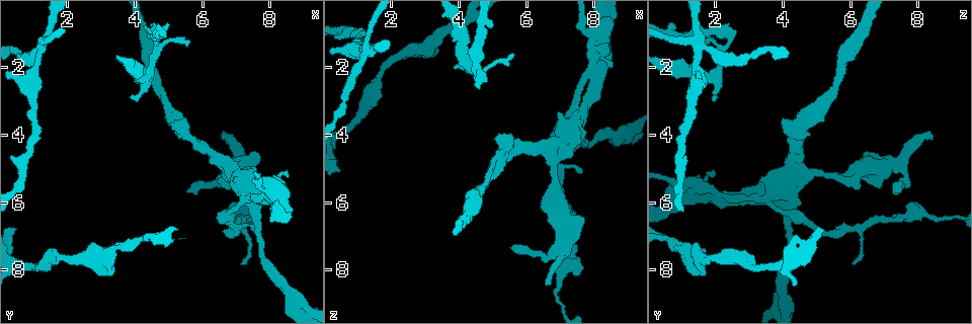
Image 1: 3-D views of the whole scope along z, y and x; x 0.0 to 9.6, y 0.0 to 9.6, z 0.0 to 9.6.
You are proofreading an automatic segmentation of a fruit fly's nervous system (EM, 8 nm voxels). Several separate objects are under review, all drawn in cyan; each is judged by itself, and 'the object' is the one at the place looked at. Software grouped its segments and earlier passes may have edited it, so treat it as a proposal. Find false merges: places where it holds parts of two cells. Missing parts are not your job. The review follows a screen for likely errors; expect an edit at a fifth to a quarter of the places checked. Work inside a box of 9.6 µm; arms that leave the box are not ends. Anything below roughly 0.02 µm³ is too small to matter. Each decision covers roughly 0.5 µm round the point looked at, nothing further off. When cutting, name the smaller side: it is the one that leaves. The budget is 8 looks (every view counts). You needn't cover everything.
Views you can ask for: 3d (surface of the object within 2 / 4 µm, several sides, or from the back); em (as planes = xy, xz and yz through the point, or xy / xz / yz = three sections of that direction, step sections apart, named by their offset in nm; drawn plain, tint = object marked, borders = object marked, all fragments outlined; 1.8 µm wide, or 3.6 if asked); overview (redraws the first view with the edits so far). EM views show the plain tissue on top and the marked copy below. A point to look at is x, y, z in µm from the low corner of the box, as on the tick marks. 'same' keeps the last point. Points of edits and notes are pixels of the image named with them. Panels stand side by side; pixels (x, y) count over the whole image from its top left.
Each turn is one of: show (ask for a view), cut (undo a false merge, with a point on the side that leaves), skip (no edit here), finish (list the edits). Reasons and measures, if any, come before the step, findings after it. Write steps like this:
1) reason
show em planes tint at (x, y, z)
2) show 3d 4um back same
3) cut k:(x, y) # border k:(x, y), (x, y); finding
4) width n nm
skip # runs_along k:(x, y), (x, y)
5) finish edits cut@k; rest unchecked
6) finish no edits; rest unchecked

two arms at a narrow angle
show 3d 4um at (6.90, 5.25, 6.05)

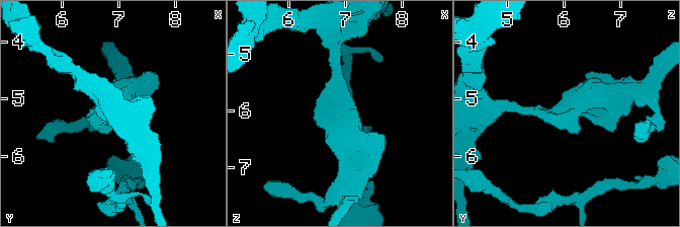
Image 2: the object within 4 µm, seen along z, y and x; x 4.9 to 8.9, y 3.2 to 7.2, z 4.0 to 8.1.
arms 3; arm_widths 160, 340, 380 nm
show em xy step 8 tint at (6.85, 5.25, 6.00)

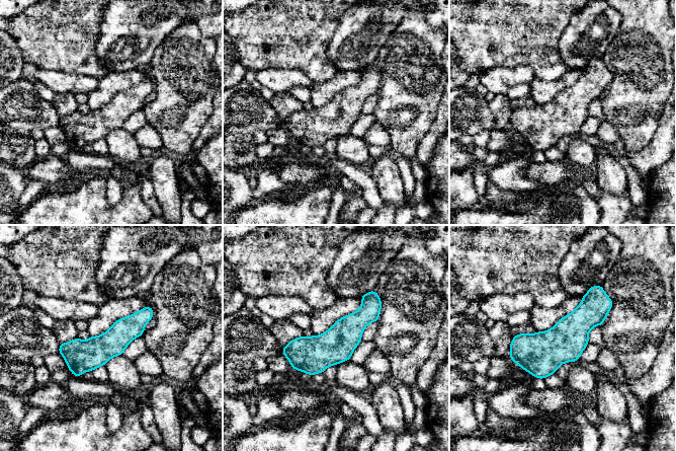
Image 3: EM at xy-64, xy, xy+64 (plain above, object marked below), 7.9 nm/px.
skip # runs_along 3:(373, 294), (329, 349), (293, 364); one cell here

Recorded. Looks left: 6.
narrows sharply
show em 3.6um xy step 16 tint at (7.40, 5.75, 3.60)

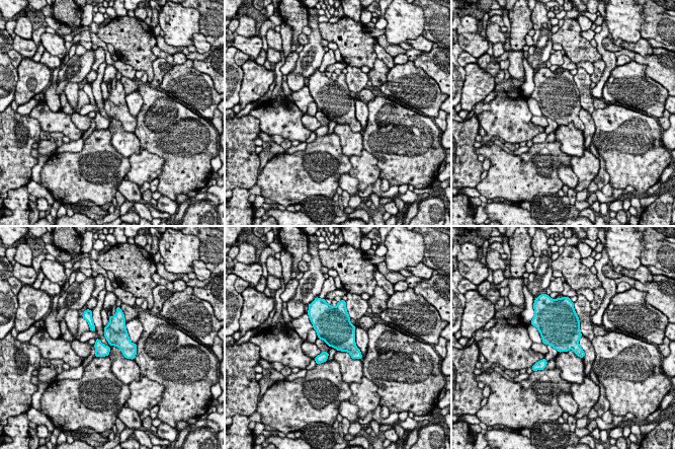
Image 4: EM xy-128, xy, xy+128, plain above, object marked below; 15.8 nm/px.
cut it another way
show em 3.6um planes tint same

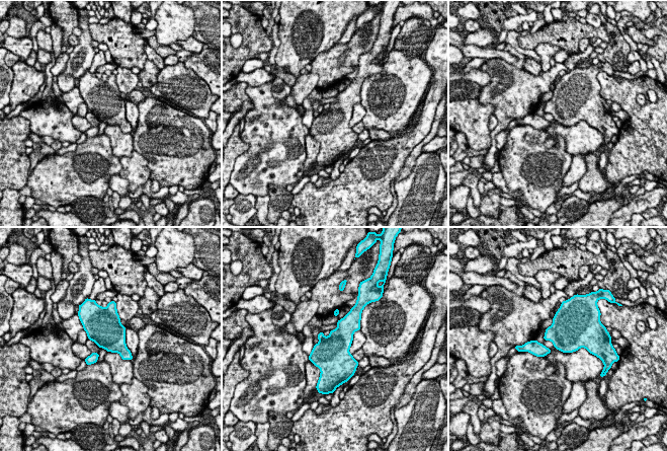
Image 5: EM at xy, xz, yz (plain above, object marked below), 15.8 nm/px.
skip # continuous, no second cell

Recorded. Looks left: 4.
looks like a crossing
show em planes tint at (8.25, 5.65, 1.05)

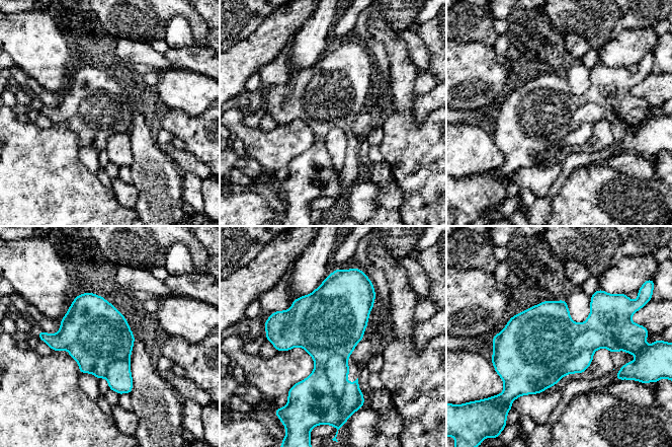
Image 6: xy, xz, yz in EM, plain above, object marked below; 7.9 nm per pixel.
skip # continuous, no second cell

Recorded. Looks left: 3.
sharp bend
show 3d 4um back at (4.60, 1.05, 2.15)

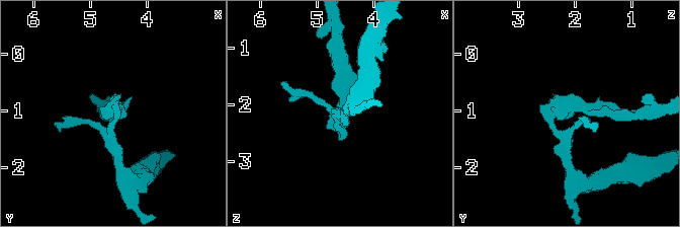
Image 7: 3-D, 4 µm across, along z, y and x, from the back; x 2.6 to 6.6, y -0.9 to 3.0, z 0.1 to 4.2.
now the EM
show em 3.6um planes borders at (4.55, 1.05, 2.25)

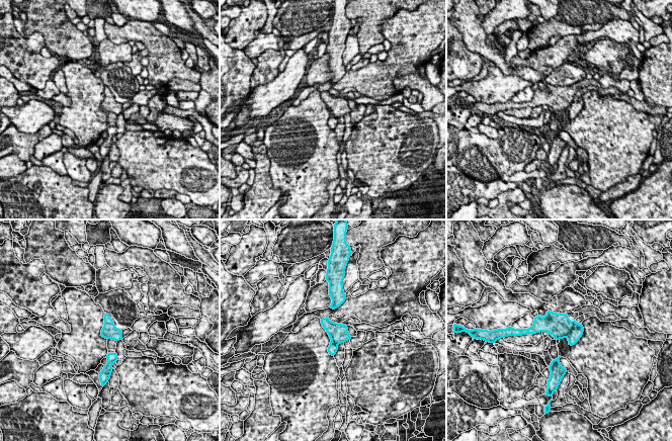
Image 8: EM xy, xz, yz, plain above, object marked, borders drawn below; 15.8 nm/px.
cut 8:(558, 325) # border 8:(575, 322), (572, 330), (566, 336); two cells meet here

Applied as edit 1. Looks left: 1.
finish edits cut@8; rest unchecked

